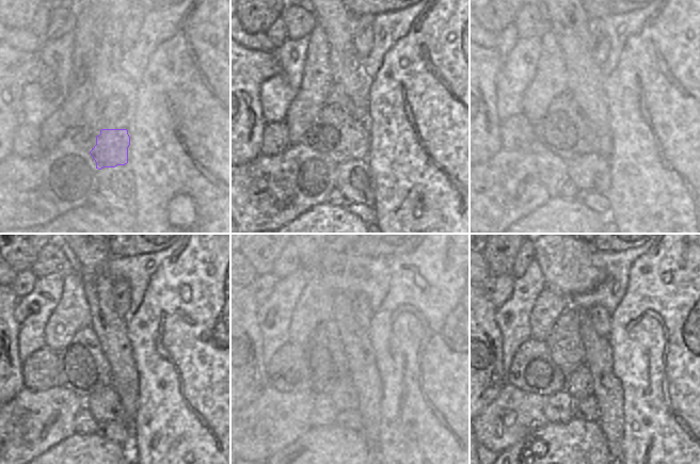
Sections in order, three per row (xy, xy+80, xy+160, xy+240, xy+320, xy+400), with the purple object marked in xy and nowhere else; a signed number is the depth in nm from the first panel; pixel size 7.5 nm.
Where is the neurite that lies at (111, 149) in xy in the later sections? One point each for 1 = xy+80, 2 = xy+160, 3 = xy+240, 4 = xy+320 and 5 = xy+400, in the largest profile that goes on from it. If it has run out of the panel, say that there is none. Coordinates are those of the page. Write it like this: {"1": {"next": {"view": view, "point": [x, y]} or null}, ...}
{"1": {"next": {"view": "xy+80", "point": [334, 131]}}, "2": {"next": {"view": "xy+160", "point": [563, 129]}}, "3": {"next": {"view": "xy+240", "point": [84, 368]}}, "4": {"next": {"view": "xy+320", "point": [327, 363]}}, "5": {"next": {"view": "xy+400", "point": [565, 344]}}}

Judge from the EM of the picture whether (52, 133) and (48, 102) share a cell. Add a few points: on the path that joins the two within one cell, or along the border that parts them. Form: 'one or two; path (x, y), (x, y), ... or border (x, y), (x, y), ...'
two; border (63, 100), (40, 126)

